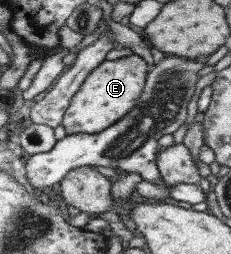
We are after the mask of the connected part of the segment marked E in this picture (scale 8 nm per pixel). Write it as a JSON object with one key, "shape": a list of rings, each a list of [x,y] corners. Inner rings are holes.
{"shape":[[[131,54],[114,60],[104,60],[86,75],[81,86],[70,98],[62,126],[67,134],[93,134],[102,132],[114,122],[120,121],[139,98],[145,82],[146,62]]]}

